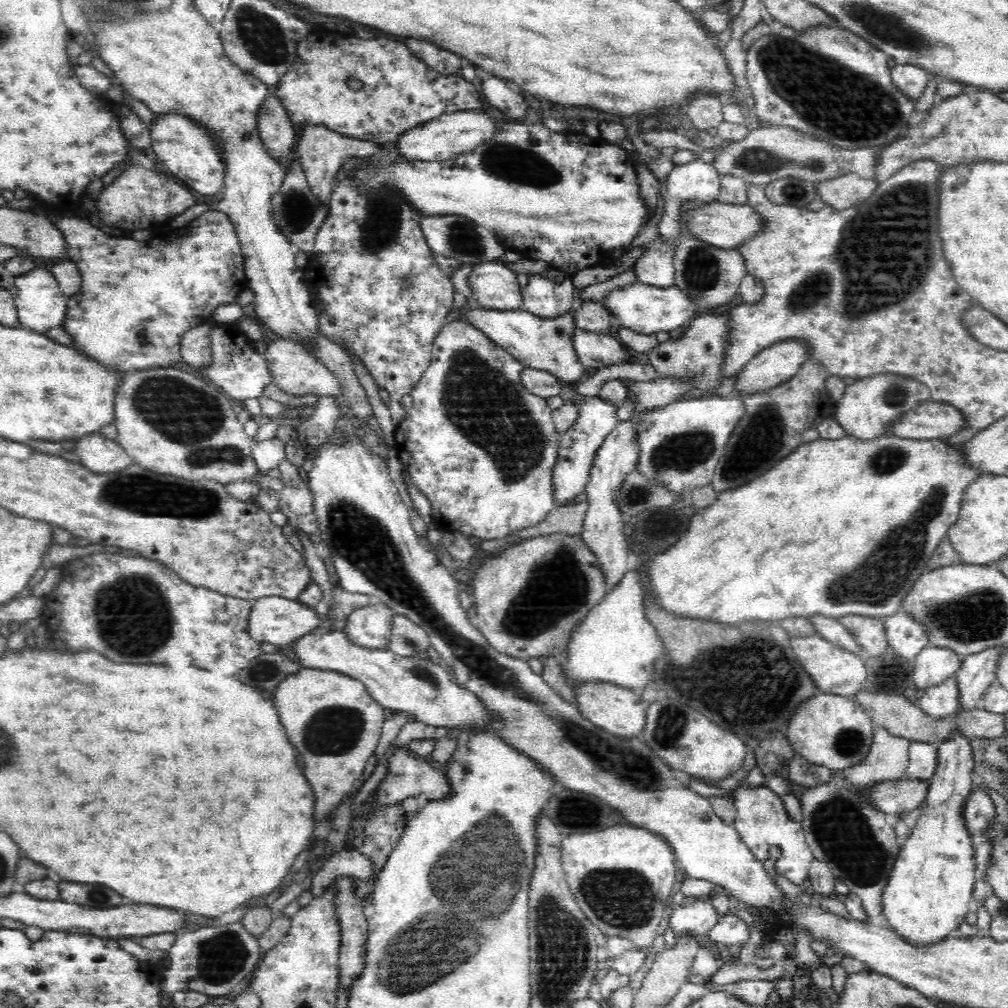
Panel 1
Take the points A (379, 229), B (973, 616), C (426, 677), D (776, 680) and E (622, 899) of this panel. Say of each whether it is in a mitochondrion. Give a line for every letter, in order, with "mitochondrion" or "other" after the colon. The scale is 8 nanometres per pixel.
A: mitochondrion
B: mitochondrion
C: mitochondrion
D: mitochondrion
E: mitochondrion

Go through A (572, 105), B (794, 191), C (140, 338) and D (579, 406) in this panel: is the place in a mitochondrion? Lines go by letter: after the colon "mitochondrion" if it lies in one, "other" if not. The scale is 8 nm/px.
A: other
B: mitochondrion
C: mitochondrion
D: other

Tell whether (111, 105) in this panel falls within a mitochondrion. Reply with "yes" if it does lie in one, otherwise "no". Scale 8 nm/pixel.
no

